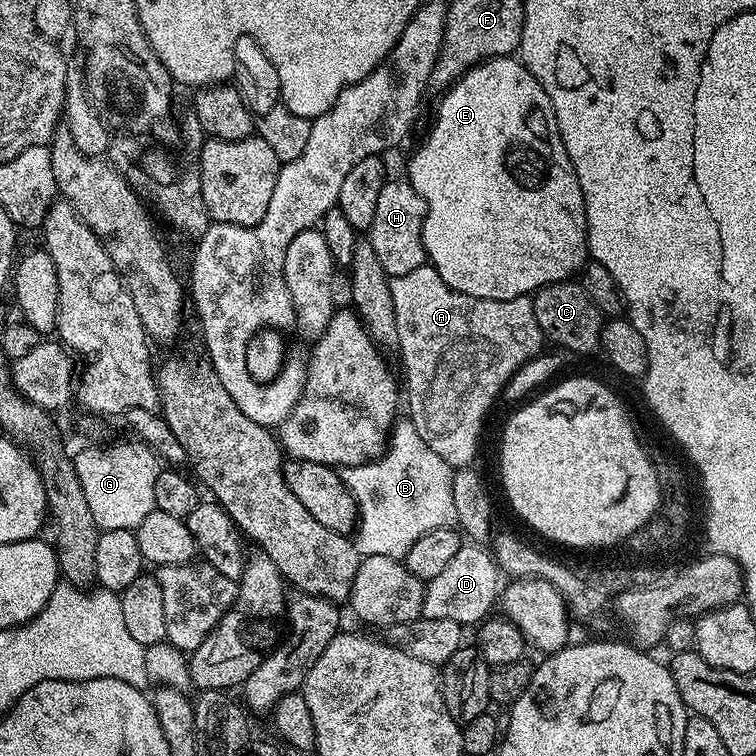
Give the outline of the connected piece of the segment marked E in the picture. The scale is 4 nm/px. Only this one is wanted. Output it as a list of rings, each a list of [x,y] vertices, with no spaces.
[[[495,56],[493,60],[483,60],[481,64],[475,64],[441,96],[444,97],[436,108],[436,121],[433,122],[428,137],[421,142],[420,149],[409,158],[406,172],[406,179],[414,186],[414,190],[418,190],[428,207],[422,226],[422,242],[427,263],[431,264],[434,270],[438,270],[442,282],[446,282],[448,288],[458,290],[462,294],[470,294],[474,298],[509,300],[534,294],[547,284],[572,280],[575,272],[577,275],[590,260],[582,186],[578,186],[578,174],[574,174],[570,154],[566,154],[566,146],[560,137],[554,106],[546,90],[542,90],[538,78],[534,78],[534,74],[530,74],[530,70],[526,70],[526,66],[520,63],[519,59],[512,56]]]

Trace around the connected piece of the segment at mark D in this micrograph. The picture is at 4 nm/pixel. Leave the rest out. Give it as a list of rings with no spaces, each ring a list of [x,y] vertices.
[[[464,542],[454,559],[425,583],[420,614],[425,620],[450,618],[450,622],[458,622],[461,626],[476,626],[497,607],[501,595],[502,573],[496,565],[496,557],[479,543]]]

